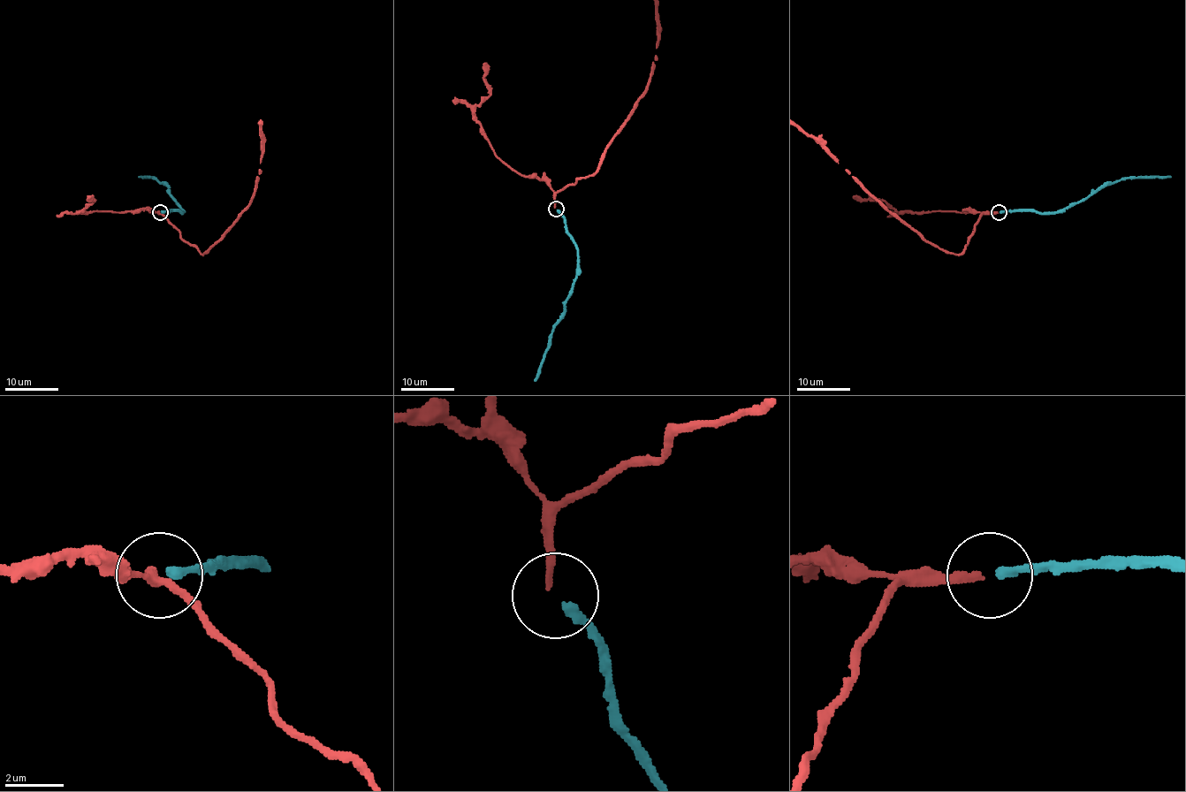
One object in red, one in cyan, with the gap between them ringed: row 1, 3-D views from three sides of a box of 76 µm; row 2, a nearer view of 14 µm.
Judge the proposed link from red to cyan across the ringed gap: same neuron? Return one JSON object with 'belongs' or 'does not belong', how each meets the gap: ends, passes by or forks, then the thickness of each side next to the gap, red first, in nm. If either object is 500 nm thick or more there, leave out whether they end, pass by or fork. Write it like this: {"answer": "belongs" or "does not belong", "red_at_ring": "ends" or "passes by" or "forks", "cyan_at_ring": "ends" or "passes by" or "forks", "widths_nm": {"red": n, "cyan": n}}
{"answer": "does not belong", "red_at_ring": "ends", "cyan_at_ring": "ends", "widths_nm": {"red": 240, "cyan": 320}}

